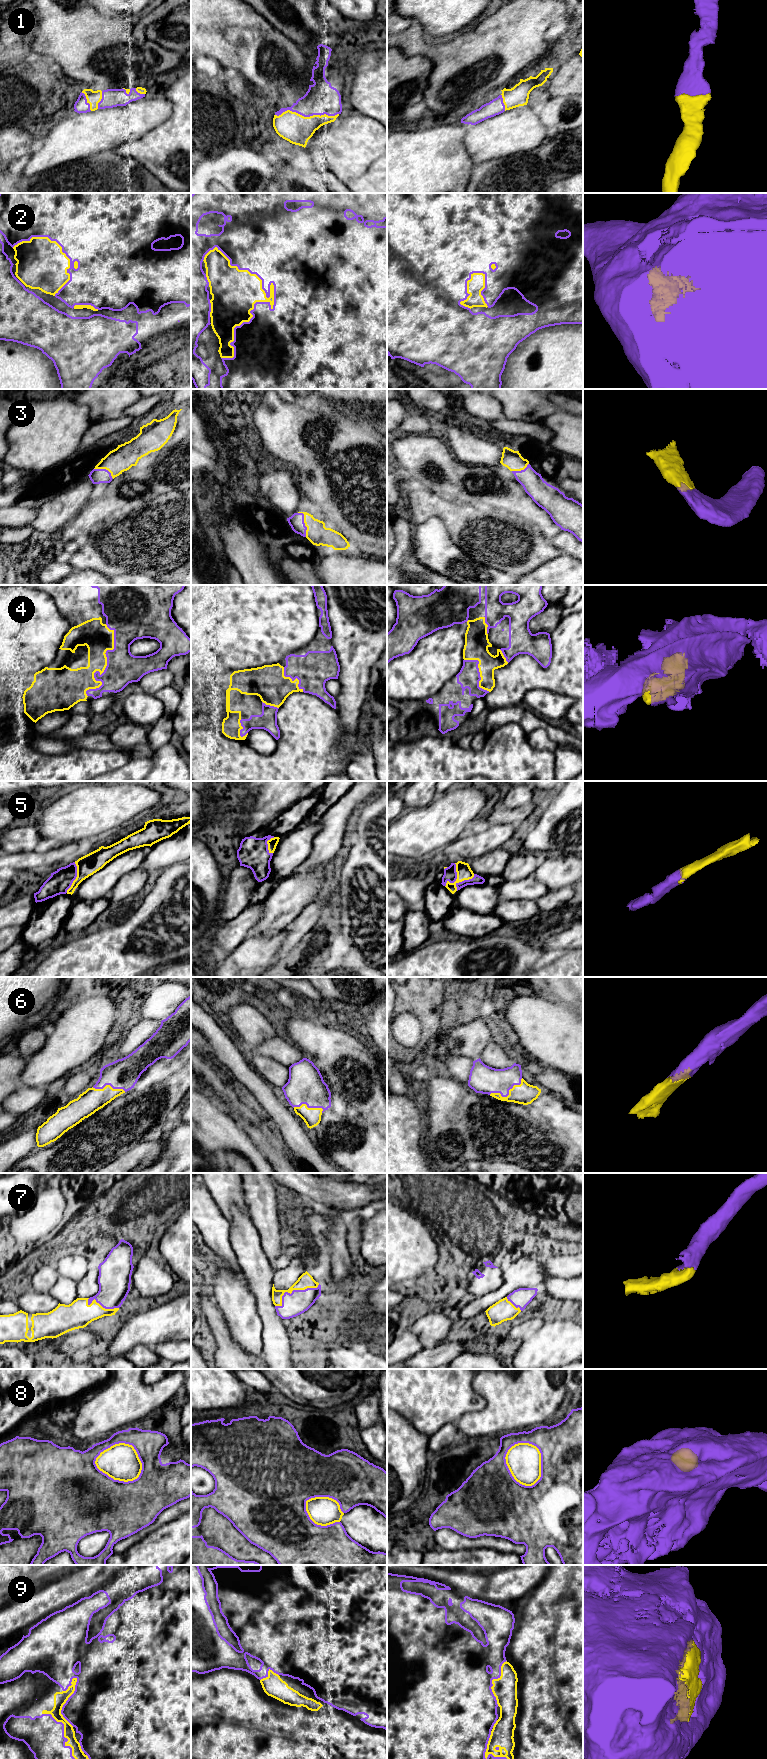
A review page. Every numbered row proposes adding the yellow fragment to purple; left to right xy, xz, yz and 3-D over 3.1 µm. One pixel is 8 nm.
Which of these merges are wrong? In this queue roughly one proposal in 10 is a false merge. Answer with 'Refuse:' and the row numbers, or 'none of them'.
Refuse: 8

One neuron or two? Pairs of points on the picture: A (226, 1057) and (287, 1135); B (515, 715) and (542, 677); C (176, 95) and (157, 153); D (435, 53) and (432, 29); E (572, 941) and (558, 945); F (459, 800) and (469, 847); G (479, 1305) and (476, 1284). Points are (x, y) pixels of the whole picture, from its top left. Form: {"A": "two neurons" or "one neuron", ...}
{"A": "one neuron", "B": "two neurons", "C": "one neuron", "D": "two neurons", "E": "one neuron", "F": "two neurons", "G": "two neurons"}

